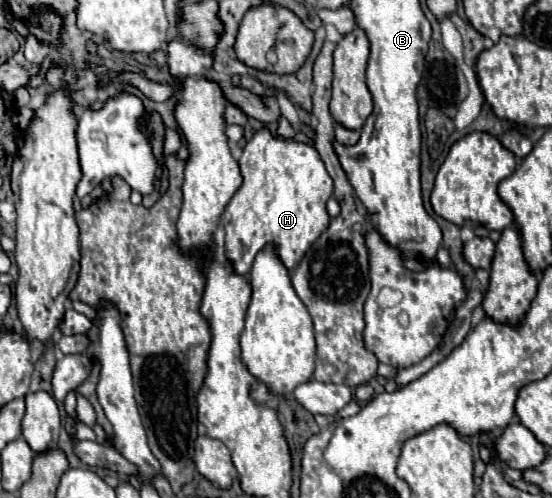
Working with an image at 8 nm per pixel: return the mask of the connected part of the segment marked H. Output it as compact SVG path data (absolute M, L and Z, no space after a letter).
M260 130L244 146L238 160L242 186L236 190L222 214L226 230L224 256L232 264L232 272L246 276L260 250L272 246L288 272L300 264L310 246L328 228L326 202L332 196L334 184L316 148L296 140L282 140Z

